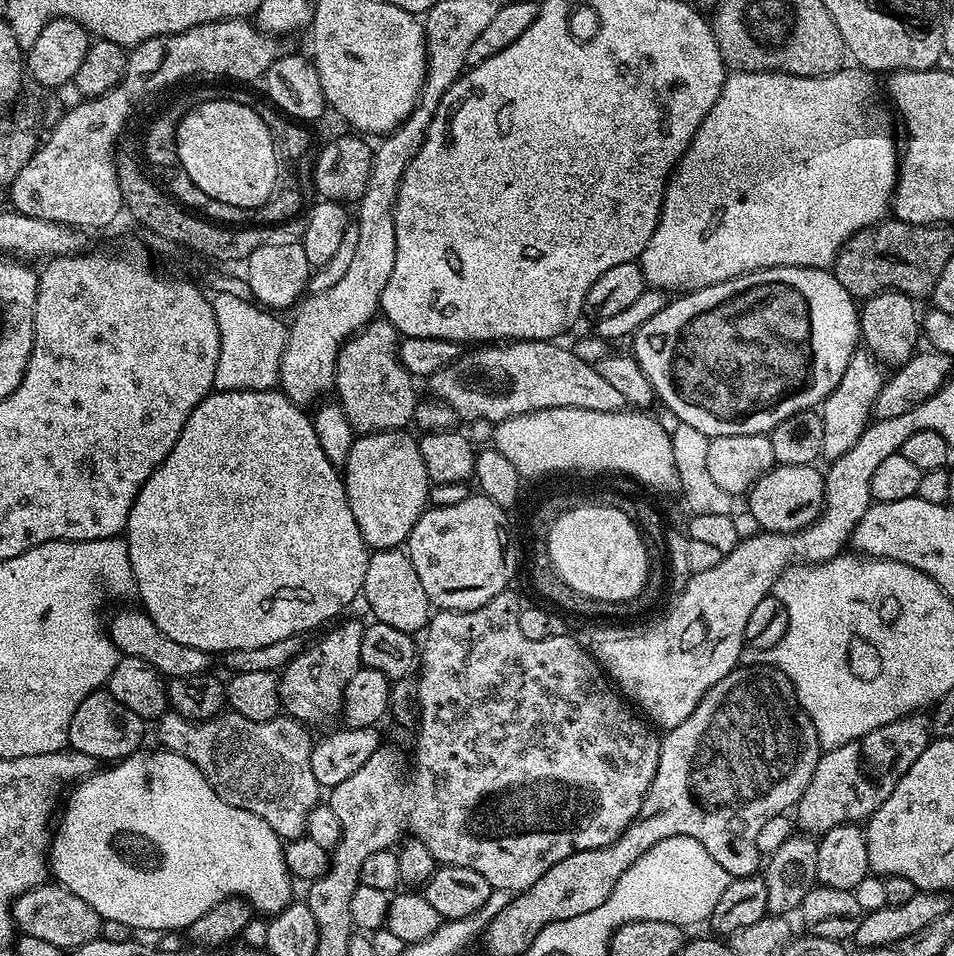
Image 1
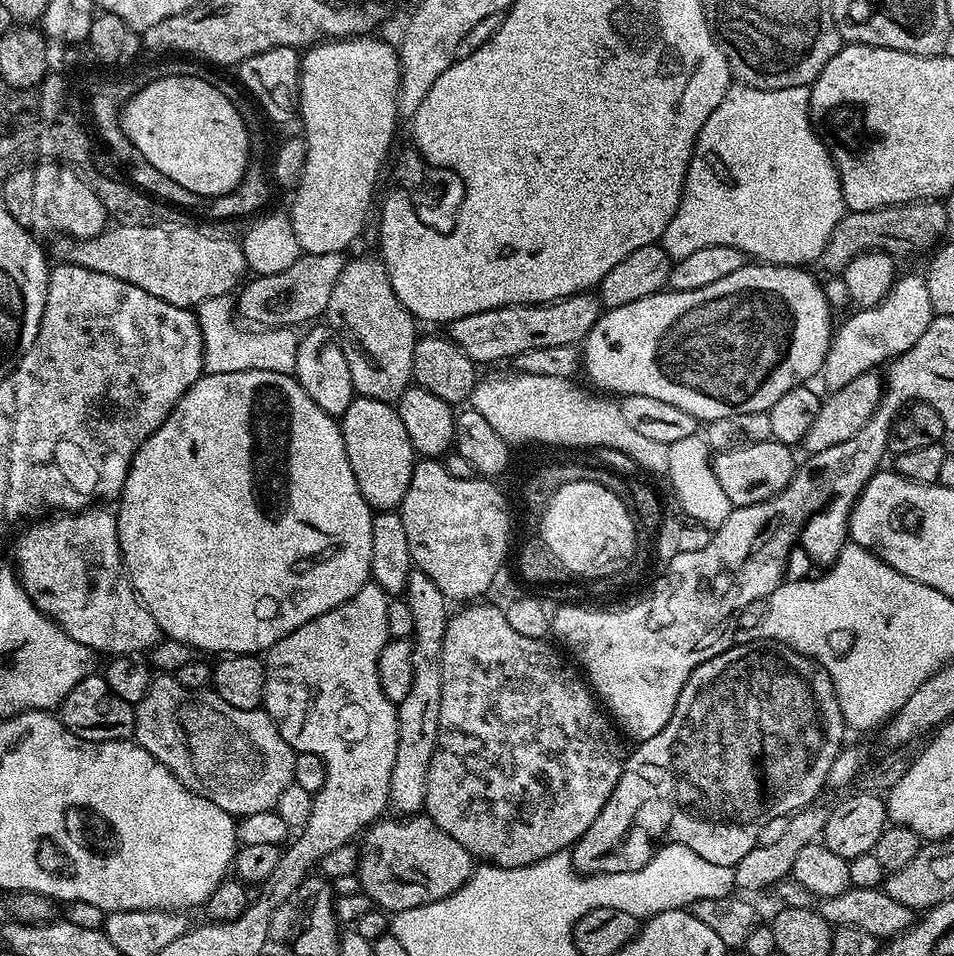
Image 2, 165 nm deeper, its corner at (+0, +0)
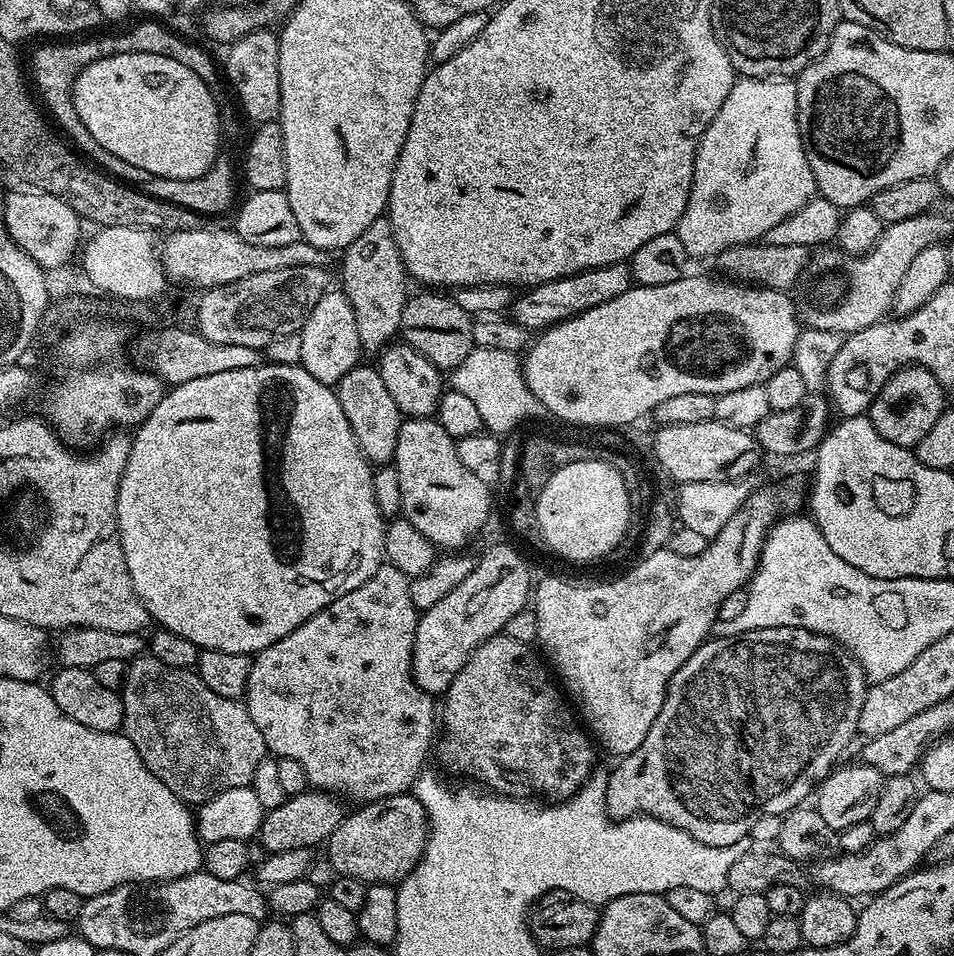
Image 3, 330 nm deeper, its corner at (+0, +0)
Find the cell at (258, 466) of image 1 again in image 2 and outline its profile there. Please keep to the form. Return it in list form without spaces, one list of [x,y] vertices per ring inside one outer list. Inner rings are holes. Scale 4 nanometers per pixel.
[[[238,370],[238,371],[237,371],[237,372],[235,372],[235,373],[234,373],[234,374],[214,374],[214,373],[213,373],[213,372],[210,372],[210,373],[207,373],[207,374],[205,374],[205,375],[203,375],[203,376],[201,376],[201,377],[200,377],[200,379],[199,379],[199,380],[197,380],[197,382],[196,382],[196,384],[195,384],[195,385],[194,385],[194,386],[190,386],[190,387],[189,387],[189,388],[188,388],[188,389],[187,389],[187,390],[186,390],[186,394],[182,394],[182,398],[181,398],[181,399],[180,399],[180,401],[179,401],[179,402],[177,402],[177,403],[176,403],[176,405],[175,405],[175,406],[174,406],[174,410],[173,410],[173,411],[172,411],[172,412],[171,412],[171,414],[169,414],[169,416],[168,416],[168,417],[167,417],[167,418],[166,418],[166,422],[162,422],[162,426],[158,426],[158,430],[154,430],[154,434],[150,434],[150,438],[146,438],[146,442],[142,442],[142,446],[141,446],[141,447],[140,447],[140,449],[139,449],[139,450],[137,450],[137,451],[136,451],[136,453],[135,453],[135,454],[134,454],[134,458],[133,458],[133,459],[132,459],[132,465],[131,465],[131,466],[130,466],[130,470],[129,470],[129,471],[128,471],[128,473],[127,473],[127,474],[126,474],[126,482],[125,482],[125,483],[124,483],[124,491],[123,491],[123,492],[121,492],[121,493],[120,493],[120,495],[119,495],[119,497],[118,497],[118,505],[119,505],[119,504],[120,504],[120,512],[119,512],[119,511],[117,511],[117,512],[116,512],[116,513],[115,513],[115,518],[116,518],[116,529],[117,529],[117,530],[118,530],[118,538],[119,538],[119,539],[120,539],[120,553],[121,553],[121,554],[122,554],[122,555],[124,555],[124,566],[125,566],[125,569],[126,569],[126,571],[127,571],[127,573],[128,573],[128,579],[129,579],[129,580],[131,580],[131,581],[132,581],[132,588],[133,588],[133,590],[135,590],[135,591],[136,591],[136,596],[137,596],[137,597],[138,597],[138,599],[140,599],[140,601],[141,601],[141,602],[143,602],[143,604],[144,604],[144,605],[145,605],[145,606],[146,606],[146,610],[147,610],[147,611],[148,611],[148,612],[149,612],[149,613],[150,613],[150,614],[151,614],[151,616],[152,616],[152,617],[153,617],[153,618],[154,618],[154,622],[158,622],[158,626],[159,626],[159,627],[160,627],[160,630],[161,630],[161,633],[163,633],[163,635],[164,635],[164,636],[165,636],[165,637],[167,637],[167,639],[170,639],[170,640],[177,640],[177,641],[178,641],[178,642],[186,642],[186,643],[187,643],[187,644],[189,644],[189,645],[190,645],[190,646],[194,646],[194,647],[195,647],[195,648],[198,648],[198,649],[200,649],[200,651],[201,651],[201,653],[204,653],[204,654],[208,654],[208,652],[220,652],[220,653],[216,653],[216,654],[263,654],[263,653],[265,653],[265,652],[267,652],[267,651],[268,651],[268,649],[270,649],[270,648],[272,648],[272,647],[273,647],[273,646],[274,646],[274,645],[275,645],[275,644],[277,644],[277,643],[278,643],[278,641],[279,641],[279,640],[281,640],[281,639],[282,639],[282,638],[286,638],[286,634],[290,634],[290,633],[291,633],[291,632],[293,632],[293,631],[294,631],[294,630],[298,630],[298,626],[302,626],[302,625],[303,625],[303,624],[305,624],[305,623],[306,623],[306,622],[310,622],[310,618],[318,618],[318,614],[326,614],[326,610],[334,610],[334,609],[335,609],[335,608],[337,608],[337,607],[338,607],[338,606],[342,606],[342,605],[343,605],[343,604],[344,604],[344,603],[345,603],[345,602],[346,602],[346,601],[348,601],[348,600],[349,600],[349,599],[350,599],[350,598],[354,598],[354,594],[358,594],[358,590],[362,590],[362,586],[363,586],[363,585],[364,585],[364,584],[367,584],[367,583],[369,583],[369,580],[370,580],[370,577],[371,577],[371,575],[372,575],[372,543],[371,543],[371,542],[370,542],[370,526],[371,526],[371,525],[372,525],[372,517],[373,517],[373,515],[374,515],[374,509],[372,509],[372,507],[371,507],[371,506],[369,506],[369,505],[368,505],[368,503],[367,503],[367,502],[366,502],[366,498],[362,498],[362,494],[361,494],[361,493],[360,493],[360,491],[359,491],[359,490],[358,490],[358,482],[357,482],[357,481],[356,481],[356,479],[355,479],[355,478],[354,478],[354,470],[350,470],[350,458],[349,458],[349,457],[348,457],[348,455],[347,455],[347,454],[346,454],[346,442],[345,442],[345,441],[344,441],[344,435],[343,435],[343,434],[341,434],[341,433],[340,433],[340,425],[339,425],[339,423],[338,423],[338,420],[337,420],[337,417],[334,417],[334,416],[331,416],[331,415],[330,415],[330,414],[326,414],[326,410],[322,410],[322,406],[318,406],[318,402],[314,402],[314,398],[310,398],[310,394],[306,394],[306,390],[302,390],[302,386],[301,386],[301,385],[300,385],[300,384],[299,384],[299,383],[298,383],[298,382],[297,382],[297,381],[296,381],[296,377],[295,377],[295,375],[291,375],[291,376],[287,376],[287,375],[286,375],[286,374],[270,374],[270,370]]]

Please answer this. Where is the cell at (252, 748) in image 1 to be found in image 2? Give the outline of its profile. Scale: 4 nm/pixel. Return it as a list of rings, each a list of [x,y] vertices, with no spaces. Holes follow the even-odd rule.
[[[172,674],[157,675],[152,681],[150,690],[146,690],[146,698],[142,698],[142,702],[138,702],[134,707],[136,709],[136,735],[134,737],[136,743],[141,744],[150,754],[154,754],[154,758],[158,758],[158,762],[162,762],[162,766],[166,766],[172,771],[174,778],[178,778],[178,782],[182,782],[182,786],[186,786],[186,790],[214,802],[214,806],[222,806],[222,810],[226,810],[232,816],[243,818],[250,814],[273,811],[278,798],[282,798],[282,790],[286,790],[294,783],[292,775],[298,753],[292,749],[290,742],[286,742],[286,738],[282,738],[278,726],[263,707],[254,710],[237,710],[235,706],[230,706],[230,702],[222,702],[222,698],[217,692],[208,688],[187,688],[182,686],[182,682],[178,682],[175,675]]]

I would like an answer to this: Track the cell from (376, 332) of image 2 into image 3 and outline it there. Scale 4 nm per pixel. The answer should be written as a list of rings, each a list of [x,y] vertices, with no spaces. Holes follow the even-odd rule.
[[[387,218],[370,222],[370,226],[366,226],[366,230],[362,230],[362,234],[358,234],[358,238],[354,238],[354,242],[343,249],[342,256],[342,291],[354,310],[361,349],[365,353],[379,353],[385,346],[393,343],[395,336],[392,335],[400,332],[400,319],[406,299],[406,269],[392,233],[392,223]]]

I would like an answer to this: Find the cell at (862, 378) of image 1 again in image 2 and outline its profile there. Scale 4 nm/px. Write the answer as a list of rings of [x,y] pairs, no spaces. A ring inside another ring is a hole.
[[[920,274],[901,275],[886,294],[886,298],[882,298],[882,302],[853,313],[853,316],[845,318],[841,328],[839,325],[835,329],[832,345],[828,347],[824,359],[822,377],[824,376],[825,382],[829,384],[827,387],[832,390],[854,382],[858,374],[879,369],[910,350],[910,346],[914,346],[914,342],[918,342],[918,338],[926,334],[926,326],[930,326],[934,315],[930,306],[930,290],[926,288],[924,276]]]

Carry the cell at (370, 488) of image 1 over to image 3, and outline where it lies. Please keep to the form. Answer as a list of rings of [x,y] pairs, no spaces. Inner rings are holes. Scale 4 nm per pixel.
[[[361,362],[352,368],[350,374],[334,385],[334,391],[342,406],[342,414],[346,414],[346,422],[350,422],[350,430],[368,463],[384,466],[395,457],[402,413],[394,398],[390,398],[390,390],[386,390],[386,382],[382,382],[379,367],[367,368],[366,364]]]

